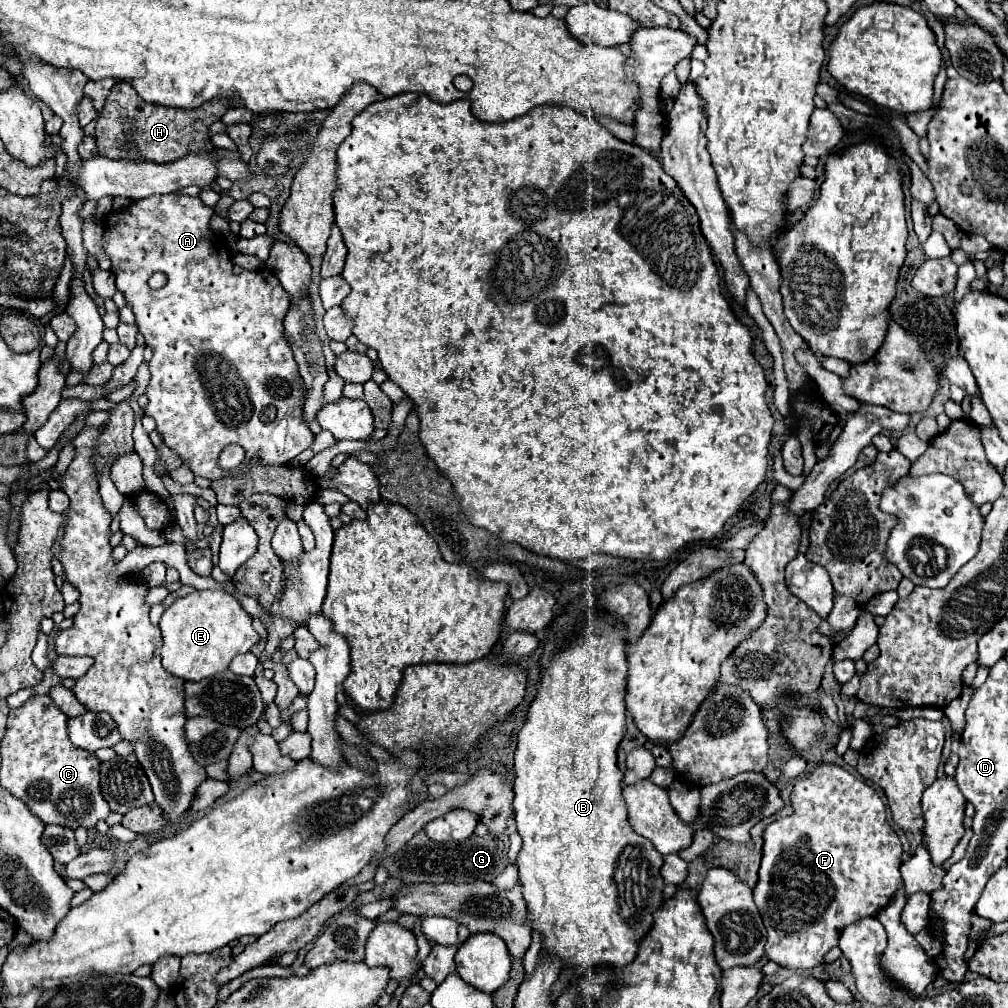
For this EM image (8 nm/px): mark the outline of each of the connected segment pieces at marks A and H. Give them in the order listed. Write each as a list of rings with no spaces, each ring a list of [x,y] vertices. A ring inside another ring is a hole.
[[[182,194],[148,196],[144,200],[132,202],[126,208],[120,208],[116,212],[112,210],[104,218],[104,252],[106,252],[106,256],[108,256],[110,264],[112,264],[112,274],[116,278],[116,288],[124,294],[128,306],[132,308],[138,330],[146,338],[146,346],[152,348],[152,352],[154,352],[152,360],[148,362],[148,370],[150,370],[152,376],[150,376],[150,382],[148,382],[146,392],[144,392],[144,396],[148,398],[144,414],[156,420],[156,430],[160,432],[164,444],[182,458],[182,462],[192,470],[194,476],[204,476],[204,478],[216,480],[216,478],[224,478],[224,476],[244,476],[248,472],[250,460],[254,456],[260,458],[262,466],[282,466],[282,464],[290,462],[292,458],[296,458],[300,452],[304,452],[312,444],[314,434],[310,432],[310,428],[302,420],[304,386],[302,386],[302,378],[298,374],[298,364],[294,360],[294,354],[292,354],[292,350],[288,346],[288,340],[286,340],[286,336],[282,332],[284,330],[282,320],[286,316],[290,296],[284,292],[282,284],[276,280],[276,276],[274,276],[274,272],[270,268],[258,268],[254,272],[244,270],[238,276],[232,272],[232,254],[230,254],[224,238],[210,230],[210,218],[212,216],[214,216],[214,210],[210,206],[206,206],[198,196],[194,196],[194,198],[192,196],[182,196]],[[154,272],[164,272],[168,276],[168,284],[162,290],[152,290],[148,286],[148,278]],[[228,444],[238,444],[246,452],[246,458],[244,458],[242,466],[236,468],[236,470],[222,470],[218,466],[218,456],[224,450],[224,446],[228,446]]]
[[[116,82],[110,90],[106,104],[96,122],[96,142],[98,152],[106,158],[124,158],[126,140],[136,142],[146,160],[152,162],[174,162],[180,156],[190,152],[212,152],[212,142],[208,128],[214,120],[220,120],[222,114],[232,106],[232,100],[210,100],[200,108],[170,108],[160,104],[148,104],[136,96],[136,90],[128,82]]]

